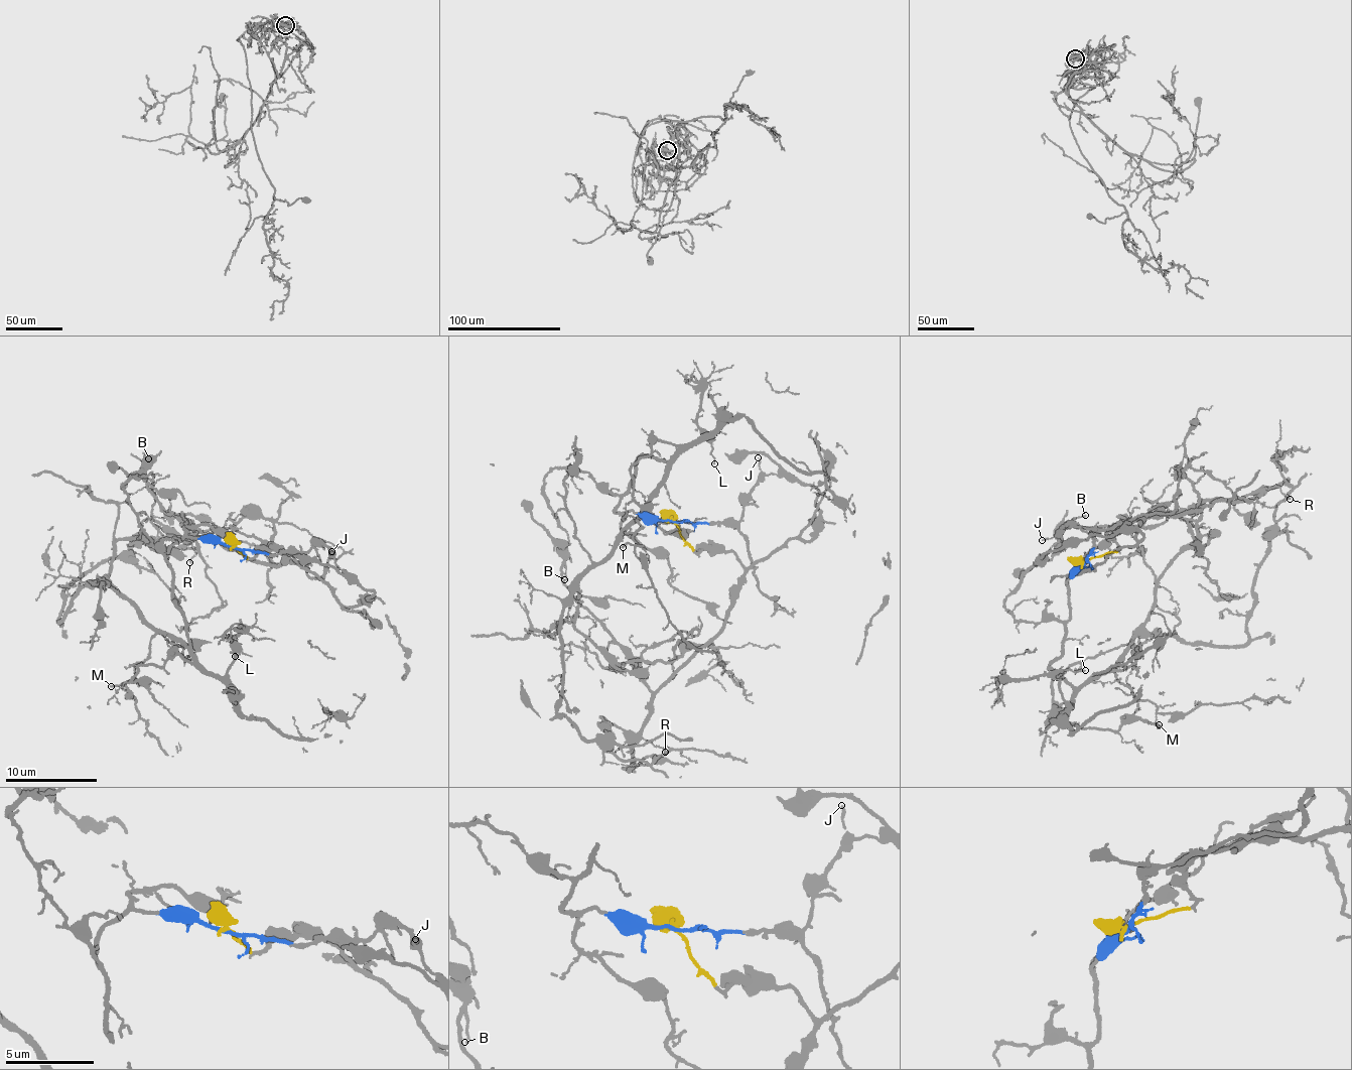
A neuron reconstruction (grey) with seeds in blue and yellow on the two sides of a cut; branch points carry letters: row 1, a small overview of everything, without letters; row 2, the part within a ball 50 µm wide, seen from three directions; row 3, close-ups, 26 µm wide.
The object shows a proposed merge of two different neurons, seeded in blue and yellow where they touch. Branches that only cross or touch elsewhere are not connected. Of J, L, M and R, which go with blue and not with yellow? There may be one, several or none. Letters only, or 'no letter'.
J, L, M

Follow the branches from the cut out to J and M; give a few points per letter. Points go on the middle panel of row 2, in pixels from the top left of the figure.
J: (672, 521), (714, 525), (737, 522), (742, 500), (757, 484), (758, 457)
M: (672, 521), (615, 512), (639, 457), (655, 456), (666, 466), (657, 494), (637, 521), (639, 545), (622, 547)

